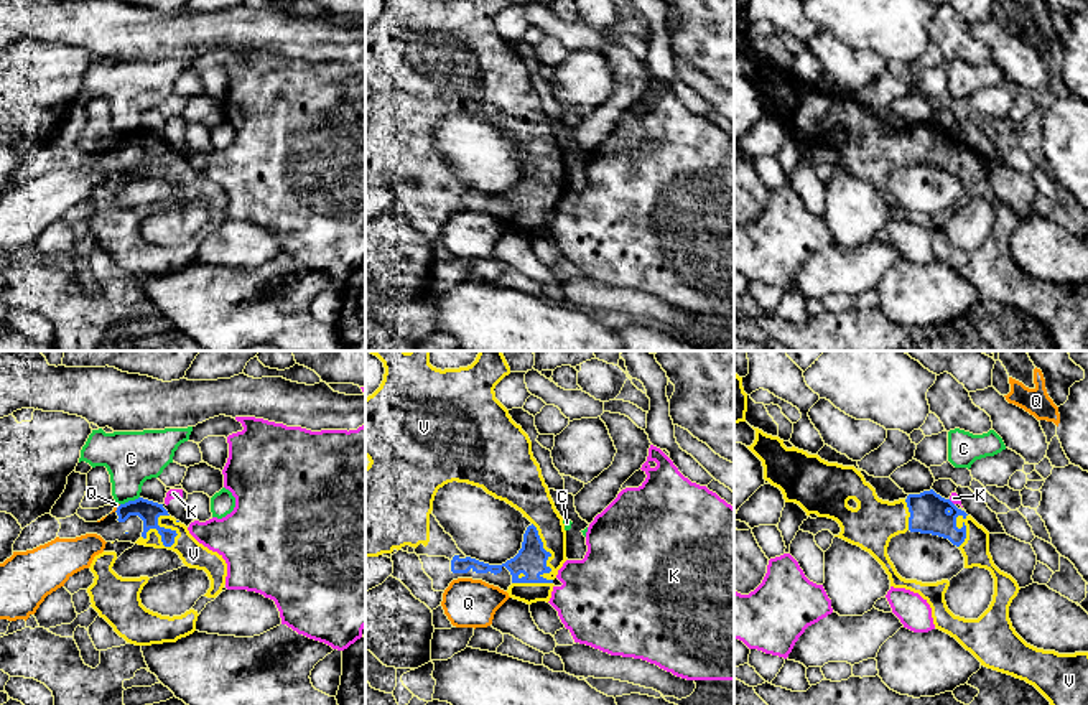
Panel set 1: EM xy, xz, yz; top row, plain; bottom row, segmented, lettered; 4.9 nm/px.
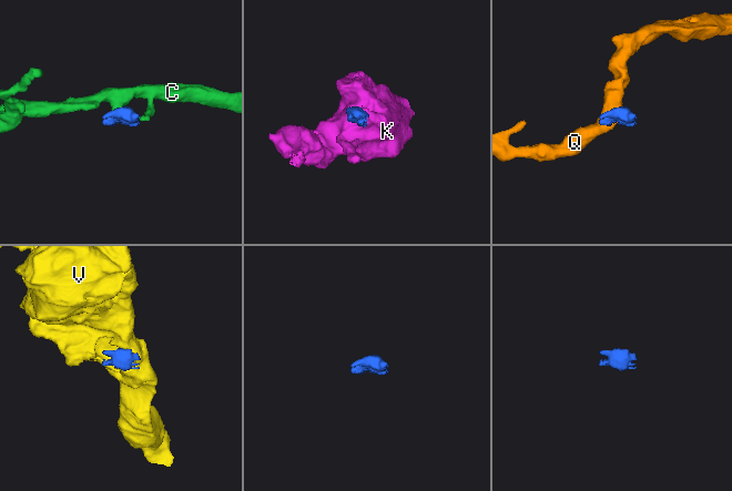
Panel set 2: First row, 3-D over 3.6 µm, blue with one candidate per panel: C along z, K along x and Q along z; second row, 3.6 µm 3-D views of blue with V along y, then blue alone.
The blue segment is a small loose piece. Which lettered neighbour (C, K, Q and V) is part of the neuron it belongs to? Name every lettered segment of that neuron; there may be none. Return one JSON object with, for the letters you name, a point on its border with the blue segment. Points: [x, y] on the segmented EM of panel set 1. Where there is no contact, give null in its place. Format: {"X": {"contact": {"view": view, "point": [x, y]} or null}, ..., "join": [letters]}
{"V": {"contact": {"view": "xz", "point": [550, 570]}}, "join": ["V"]}

